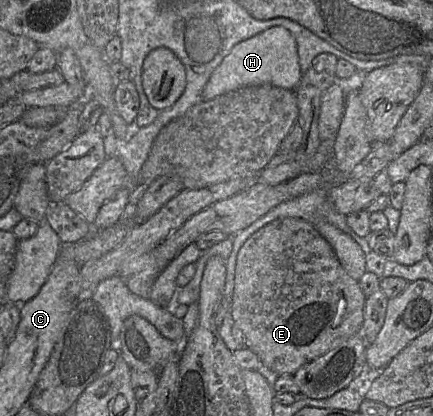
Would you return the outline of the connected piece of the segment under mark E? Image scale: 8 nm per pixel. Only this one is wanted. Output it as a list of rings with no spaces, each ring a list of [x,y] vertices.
[[[288,217],[277,219],[266,224],[252,234],[239,249],[236,257],[234,289],[229,310],[234,324],[243,334],[244,347],[249,348],[258,356],[263,367],[272,370],[280,376],[282,374],[294,374],[310,360],[325,354],[348,337],[360,333],[363,323],[365,298],[358,280],[347,274],[336,257],[333,248],[317,229],[303,219]]]

